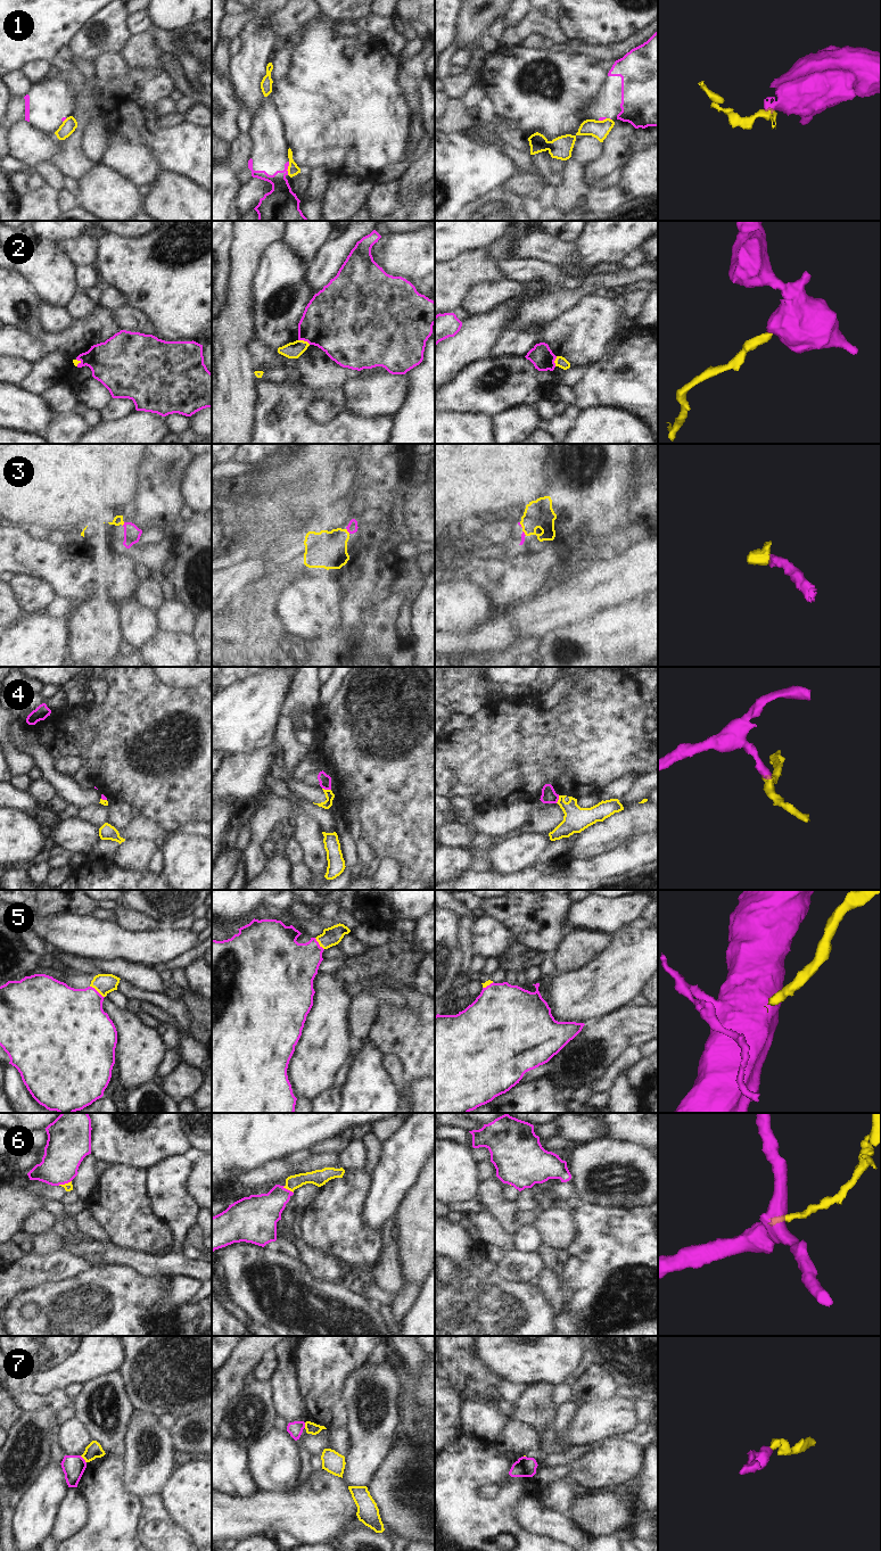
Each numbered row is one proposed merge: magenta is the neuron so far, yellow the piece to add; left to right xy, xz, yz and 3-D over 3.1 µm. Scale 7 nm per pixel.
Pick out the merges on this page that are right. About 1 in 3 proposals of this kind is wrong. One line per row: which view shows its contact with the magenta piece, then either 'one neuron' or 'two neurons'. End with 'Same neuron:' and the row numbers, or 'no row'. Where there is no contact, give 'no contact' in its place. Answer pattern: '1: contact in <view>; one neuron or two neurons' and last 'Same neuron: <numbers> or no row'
1: contact in xz; two neurons
2: contact in xz; two neurons
3: contact in xz; one neuron
4: contact in xz; two neurons
5: contact in xy; one neuron
6: contact in xz; two neurons
7: contact in xy; two neurons
Same neuron: 3, 5

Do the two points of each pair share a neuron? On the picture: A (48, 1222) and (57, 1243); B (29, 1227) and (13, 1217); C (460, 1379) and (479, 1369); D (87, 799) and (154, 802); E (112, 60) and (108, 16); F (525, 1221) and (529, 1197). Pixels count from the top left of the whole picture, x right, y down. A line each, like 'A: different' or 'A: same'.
A: different
B: different
C: same
D: different
E: different
F: different

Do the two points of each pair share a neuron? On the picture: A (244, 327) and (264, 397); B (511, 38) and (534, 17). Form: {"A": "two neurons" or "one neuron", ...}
{"A": "two neurons", "B": "one neuron"}

